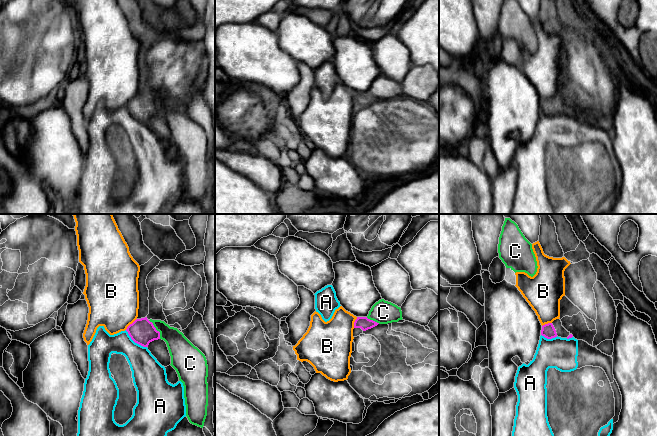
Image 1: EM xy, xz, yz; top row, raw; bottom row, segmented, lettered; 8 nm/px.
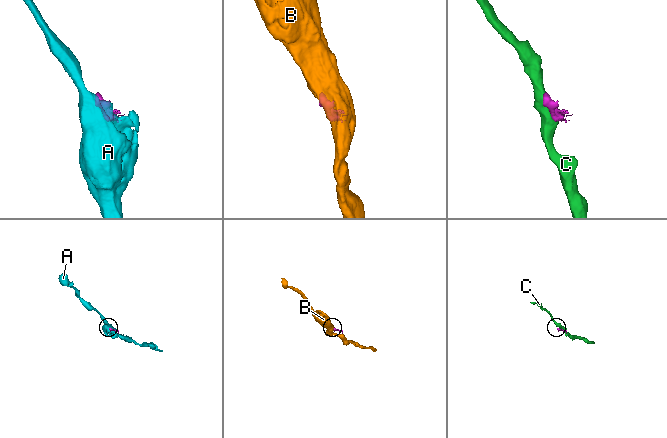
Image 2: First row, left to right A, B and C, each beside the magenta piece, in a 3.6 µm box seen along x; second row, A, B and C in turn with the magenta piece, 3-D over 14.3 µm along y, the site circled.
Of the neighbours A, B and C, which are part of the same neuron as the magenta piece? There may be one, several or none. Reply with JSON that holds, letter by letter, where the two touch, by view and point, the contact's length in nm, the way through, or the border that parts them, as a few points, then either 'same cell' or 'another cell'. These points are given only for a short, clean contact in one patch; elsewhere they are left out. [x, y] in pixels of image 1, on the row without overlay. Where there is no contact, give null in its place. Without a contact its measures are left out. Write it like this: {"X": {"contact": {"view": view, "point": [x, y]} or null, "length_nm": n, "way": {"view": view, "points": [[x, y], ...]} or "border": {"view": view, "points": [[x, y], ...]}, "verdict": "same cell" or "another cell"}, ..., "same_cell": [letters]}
{"A": {"contact": {"view": "xy", "point": [135, 118]}, "length_nm": 220, "verdict": "another cell"}, "B": {"contact": {"view": "xy", "point": [130, 100]}, "length_nm": 130, "border": {"view": "xy", "points": [[136, 94], [125, 105]]}, "verdict": "another cell"}, "C": {"contact": {"view": "xy", "point": [155, 105]}, "length_nm": 180, "verdict": "another cell"}, "same_cell": []}

